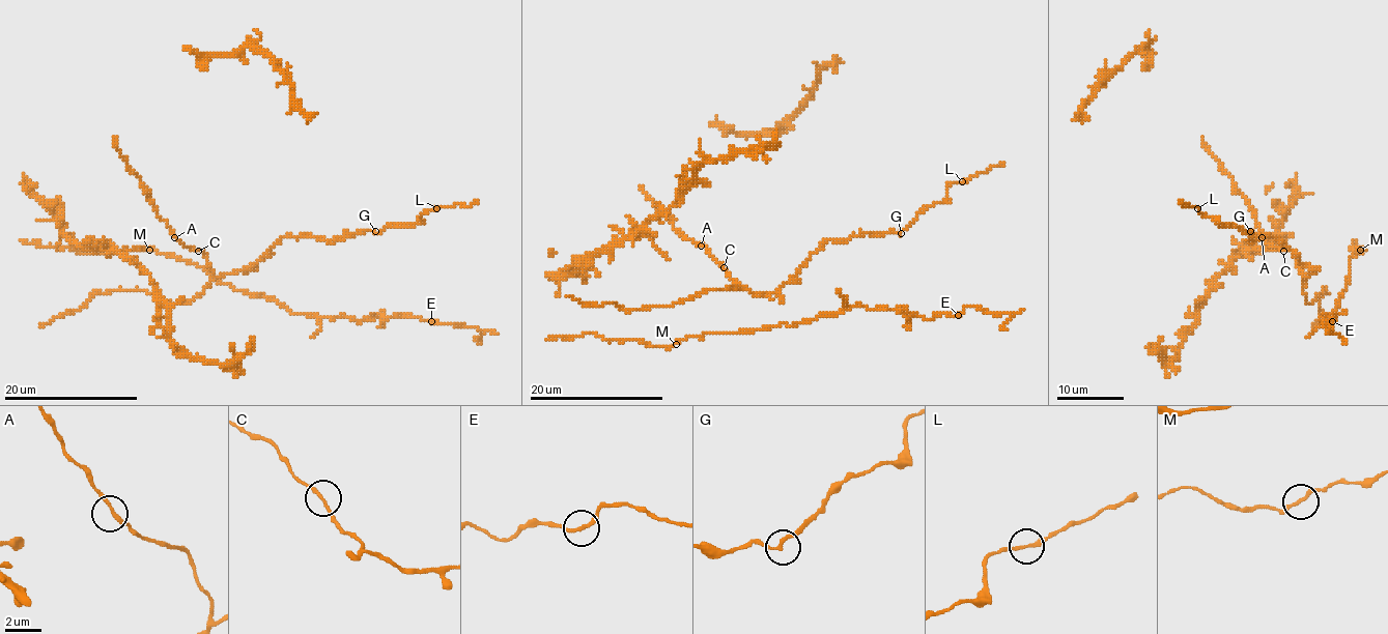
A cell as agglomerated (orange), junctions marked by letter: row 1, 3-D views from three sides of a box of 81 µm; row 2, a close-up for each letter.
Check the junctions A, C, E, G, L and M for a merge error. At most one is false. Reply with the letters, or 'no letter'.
L

